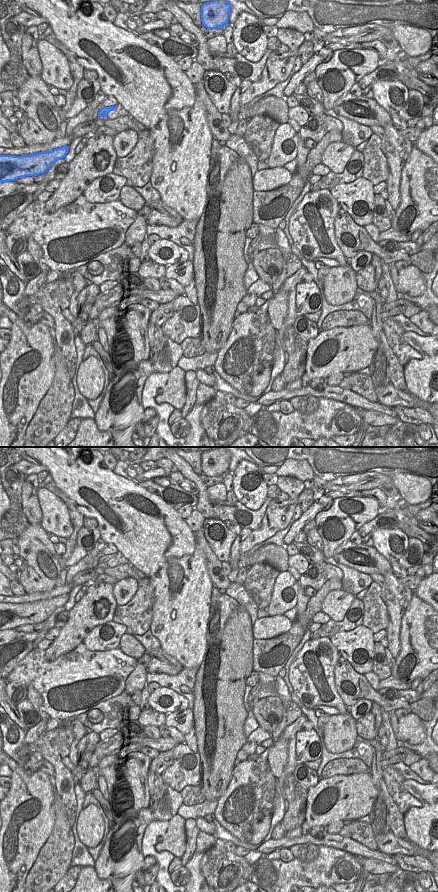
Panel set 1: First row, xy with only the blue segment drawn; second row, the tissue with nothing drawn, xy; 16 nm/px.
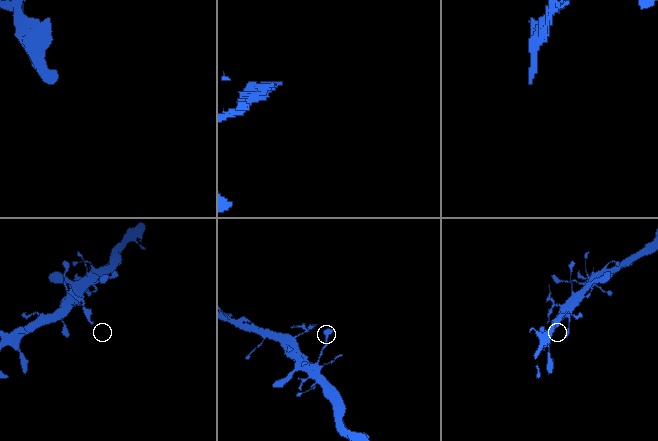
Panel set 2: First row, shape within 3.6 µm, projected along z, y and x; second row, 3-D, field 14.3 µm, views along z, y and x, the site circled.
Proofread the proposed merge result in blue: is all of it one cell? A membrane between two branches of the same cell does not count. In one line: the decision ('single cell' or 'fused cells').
single cell

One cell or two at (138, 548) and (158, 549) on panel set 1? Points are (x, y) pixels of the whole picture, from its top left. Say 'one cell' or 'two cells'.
one cell

